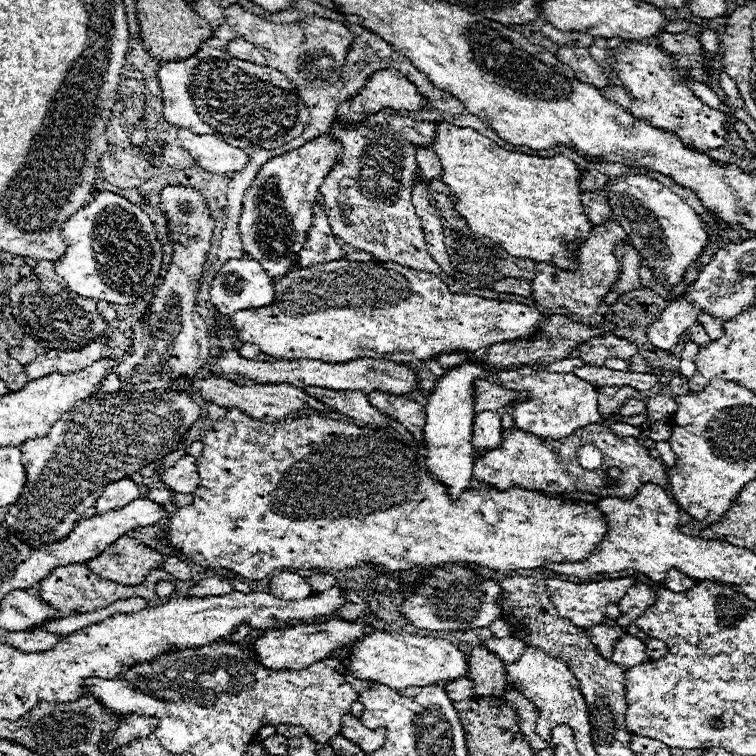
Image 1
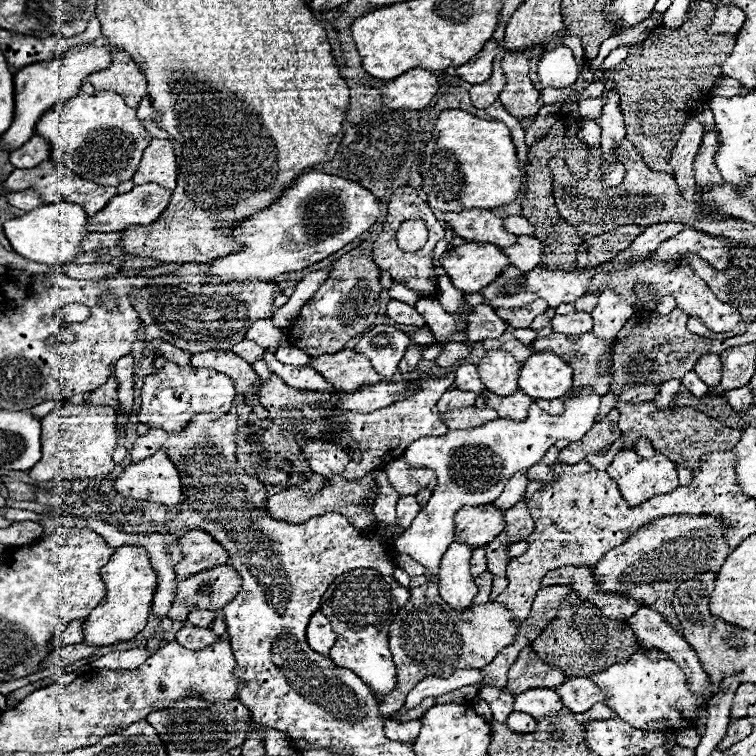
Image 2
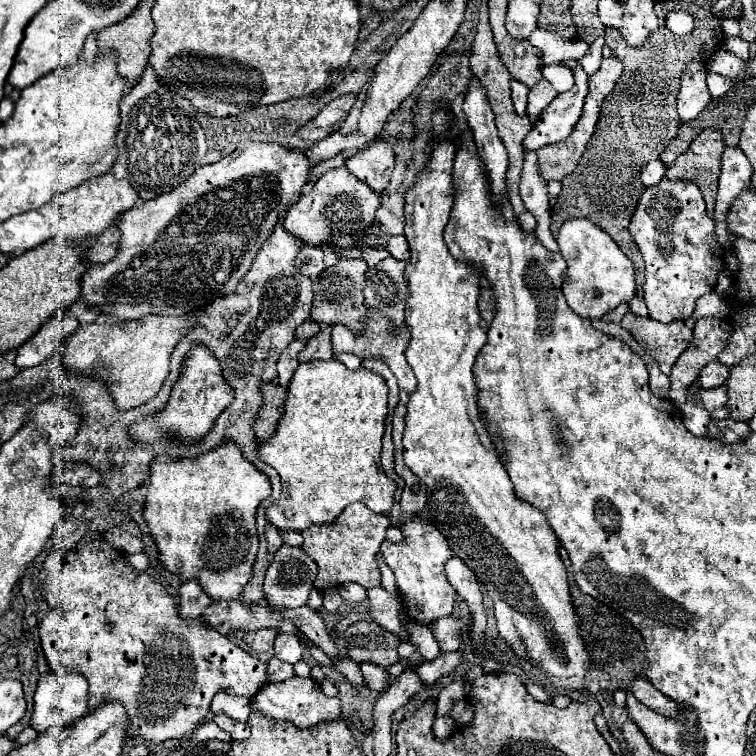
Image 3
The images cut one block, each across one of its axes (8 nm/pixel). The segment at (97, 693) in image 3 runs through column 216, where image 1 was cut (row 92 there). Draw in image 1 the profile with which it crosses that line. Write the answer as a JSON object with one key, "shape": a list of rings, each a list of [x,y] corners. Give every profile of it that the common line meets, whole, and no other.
{"shape":[[[622,42],[610,52],[606,62],[616,70],[624,88],[632,92],[634,102],[630,104],[628,112],[632,112],[636,118],[642,118],[660,130],[676,134],[684,144],[698,150],[714,150],[728,142],[728,130],[722,126],[726,122],[726,114],[706,106],[700,98],[696,98],[684,84],[684,76],[688,72],[674,68],[672,60],[664,56],[658,46]]]}

